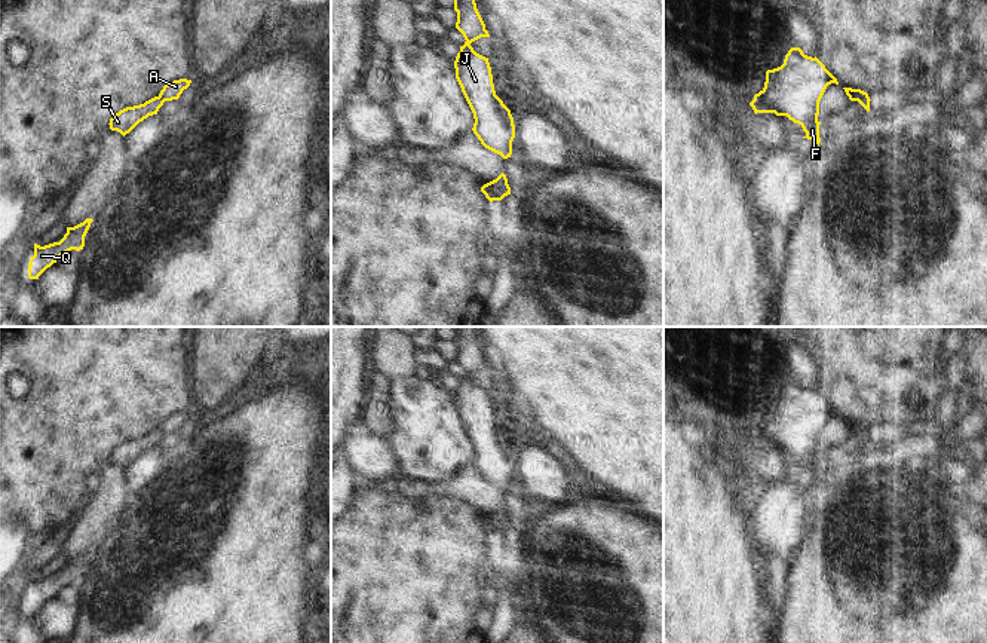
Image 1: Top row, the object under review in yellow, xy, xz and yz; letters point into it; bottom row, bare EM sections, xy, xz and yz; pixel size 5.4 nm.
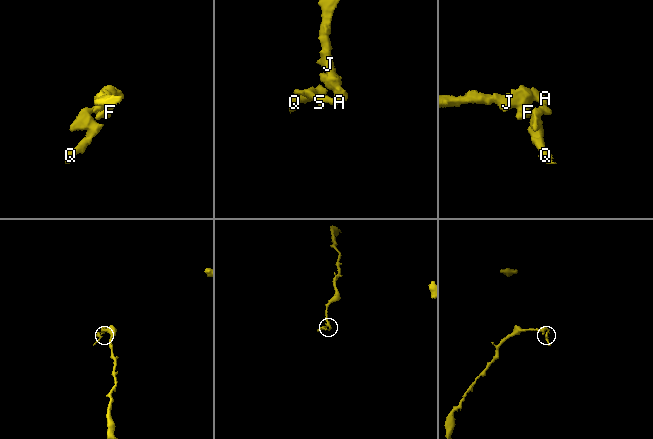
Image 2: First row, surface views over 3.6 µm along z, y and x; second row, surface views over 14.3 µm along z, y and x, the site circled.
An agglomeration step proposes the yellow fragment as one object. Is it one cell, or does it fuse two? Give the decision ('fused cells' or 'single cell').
fused cells

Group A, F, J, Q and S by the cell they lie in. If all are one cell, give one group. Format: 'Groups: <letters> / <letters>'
Groups: A F J / Q S

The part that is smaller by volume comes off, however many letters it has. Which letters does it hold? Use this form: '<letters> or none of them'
Q, S

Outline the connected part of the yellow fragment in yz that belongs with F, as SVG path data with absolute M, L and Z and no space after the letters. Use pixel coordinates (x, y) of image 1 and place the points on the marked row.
M791 48L784 64L766 71L764 88L750 102L754 113L775 113L799 123L806 135L819 146L819 101L828 85L837 79L815 56Z

